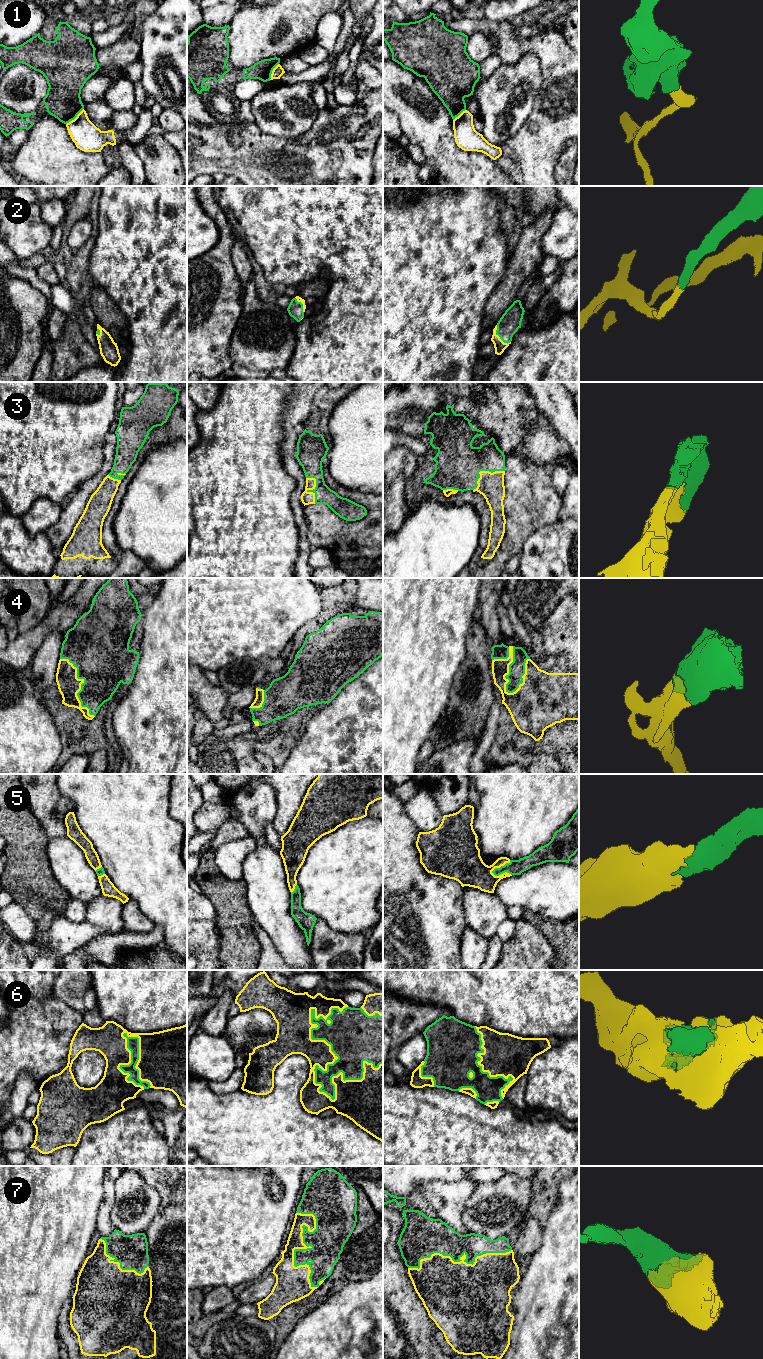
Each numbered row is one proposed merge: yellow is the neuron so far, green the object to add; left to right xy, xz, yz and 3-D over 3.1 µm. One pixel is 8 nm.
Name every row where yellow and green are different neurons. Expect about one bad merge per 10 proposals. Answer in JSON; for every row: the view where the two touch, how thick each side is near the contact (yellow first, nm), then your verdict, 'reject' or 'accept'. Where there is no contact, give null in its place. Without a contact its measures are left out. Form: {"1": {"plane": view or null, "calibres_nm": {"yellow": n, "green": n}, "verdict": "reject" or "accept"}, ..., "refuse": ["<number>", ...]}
{"1": {"plane": "xy", "calibres_nm": {"yellow": 220, "green": 280}, "verdict": "reject"}, "2": {"plane": "yz", "calibres_nm": {"yellow": 90, "green": 170}, "verdict": "accept"}, "3": {"plane": "xz", "calibres_nm": {"yellow": 100, "green": 220}, "verdict": "accept"}, "4": {"plane": "yz", "calibres_nm": {"yellow": 220, "green": 130}, "verdict": "accept"}, "5": {"plane": "yz", "calibres_nm": {"yellow": 260, "green": 120}, "verdict": "accept"}, "6": {"plane": "xz", "calibres_nm": {"yellow": 240, "green": 140}, "verdict": "accept"}, "7": {"plane": "xz", "calibres_nm": {"yellow": 180, "green": 280}, "verdict": "accept"}, "refuse": ["1"]}

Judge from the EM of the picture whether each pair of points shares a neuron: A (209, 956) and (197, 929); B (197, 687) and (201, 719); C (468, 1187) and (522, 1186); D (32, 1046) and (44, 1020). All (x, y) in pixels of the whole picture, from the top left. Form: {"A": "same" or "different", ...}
{"A": "same", "B": "different", "C": "different", "D": "same"}

